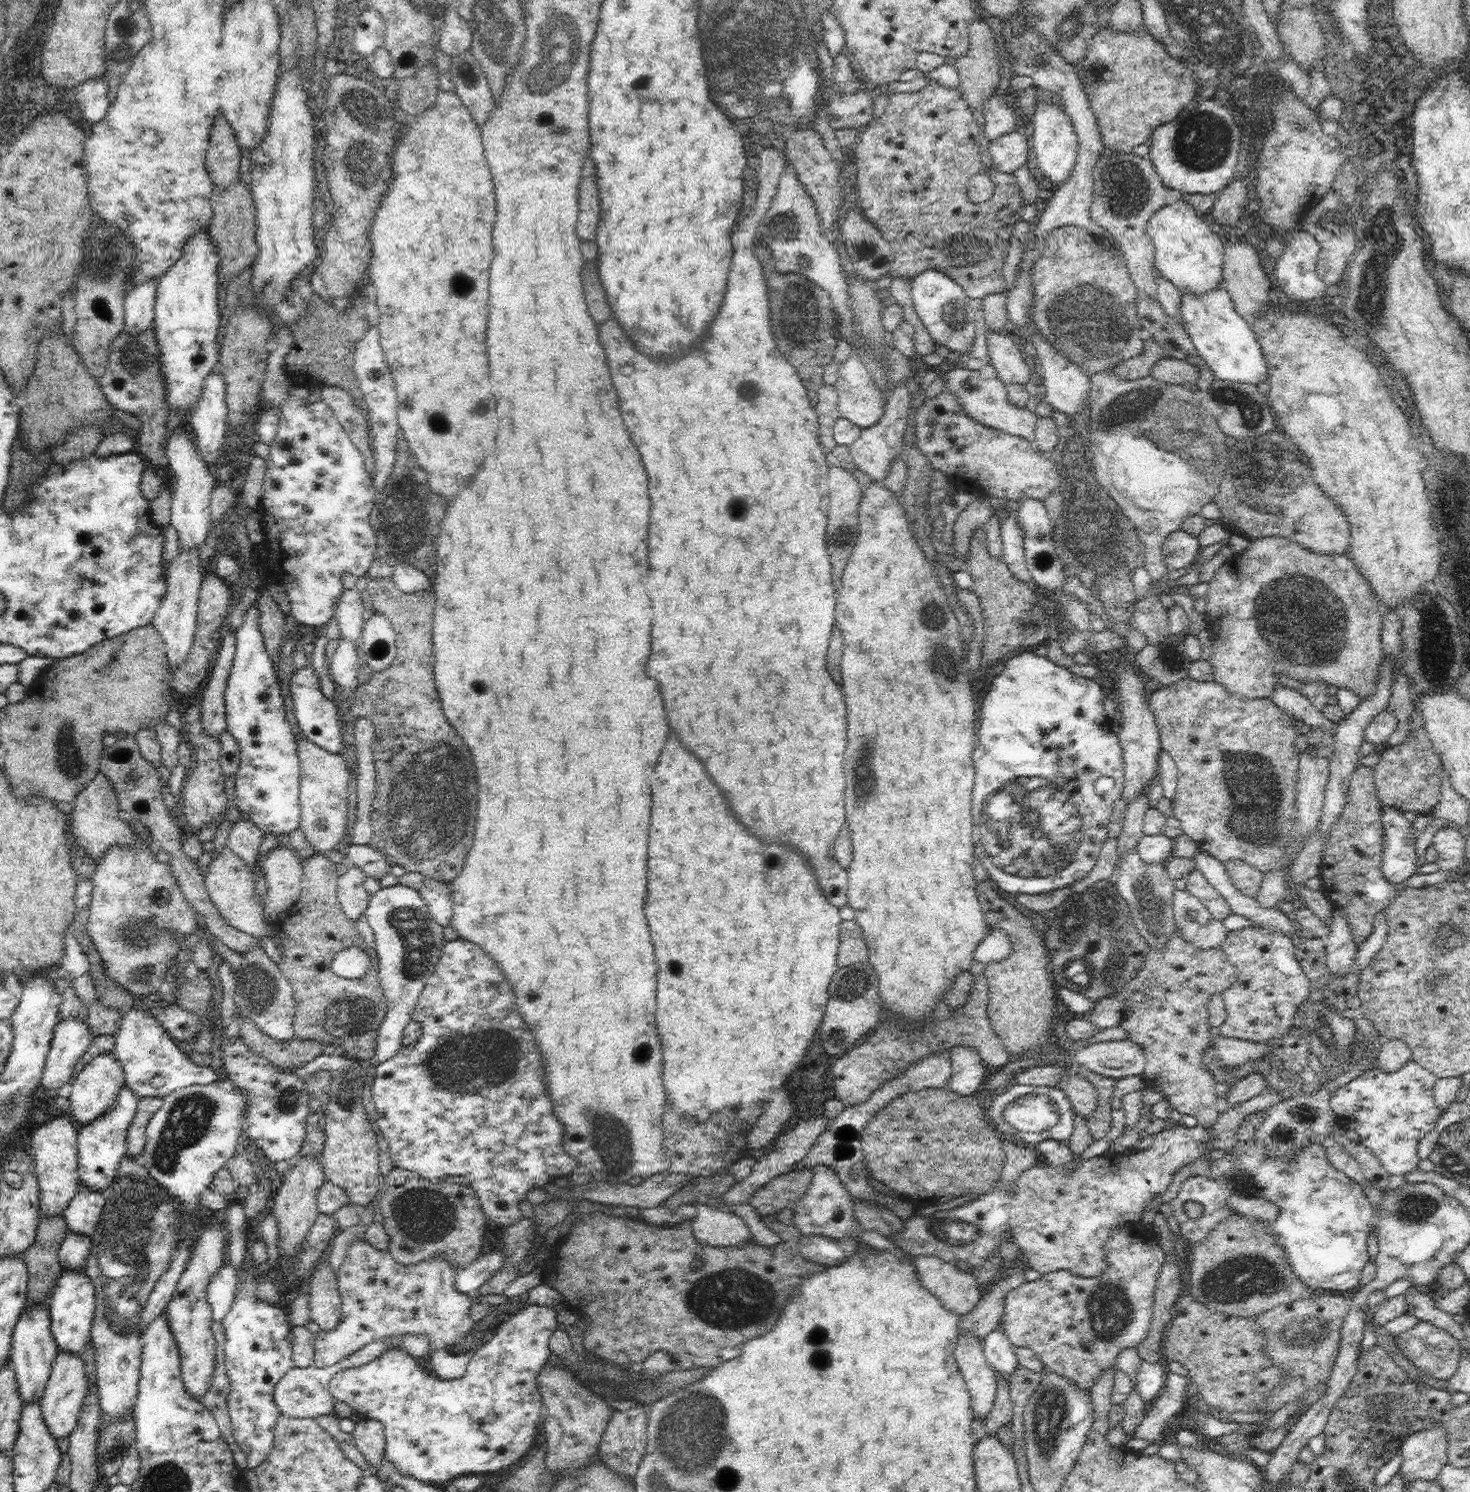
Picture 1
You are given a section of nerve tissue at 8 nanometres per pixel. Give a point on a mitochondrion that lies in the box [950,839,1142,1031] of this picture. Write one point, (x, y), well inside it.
(1051, 898)

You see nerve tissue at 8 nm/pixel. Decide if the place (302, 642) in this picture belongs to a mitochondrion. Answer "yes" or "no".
no

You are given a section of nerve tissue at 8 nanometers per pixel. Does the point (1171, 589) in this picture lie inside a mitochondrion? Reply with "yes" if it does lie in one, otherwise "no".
no

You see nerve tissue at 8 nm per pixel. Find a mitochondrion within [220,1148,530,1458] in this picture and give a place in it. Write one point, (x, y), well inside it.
(422, 1216)

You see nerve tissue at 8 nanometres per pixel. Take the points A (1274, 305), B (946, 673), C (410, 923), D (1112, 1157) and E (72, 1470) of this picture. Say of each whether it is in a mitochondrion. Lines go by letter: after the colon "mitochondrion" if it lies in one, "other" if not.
A: other
B: mitochondrion
C: mitochondrion
D: other
E: other

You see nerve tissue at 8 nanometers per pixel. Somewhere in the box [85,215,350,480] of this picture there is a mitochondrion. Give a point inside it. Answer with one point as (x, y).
(130, 359)

